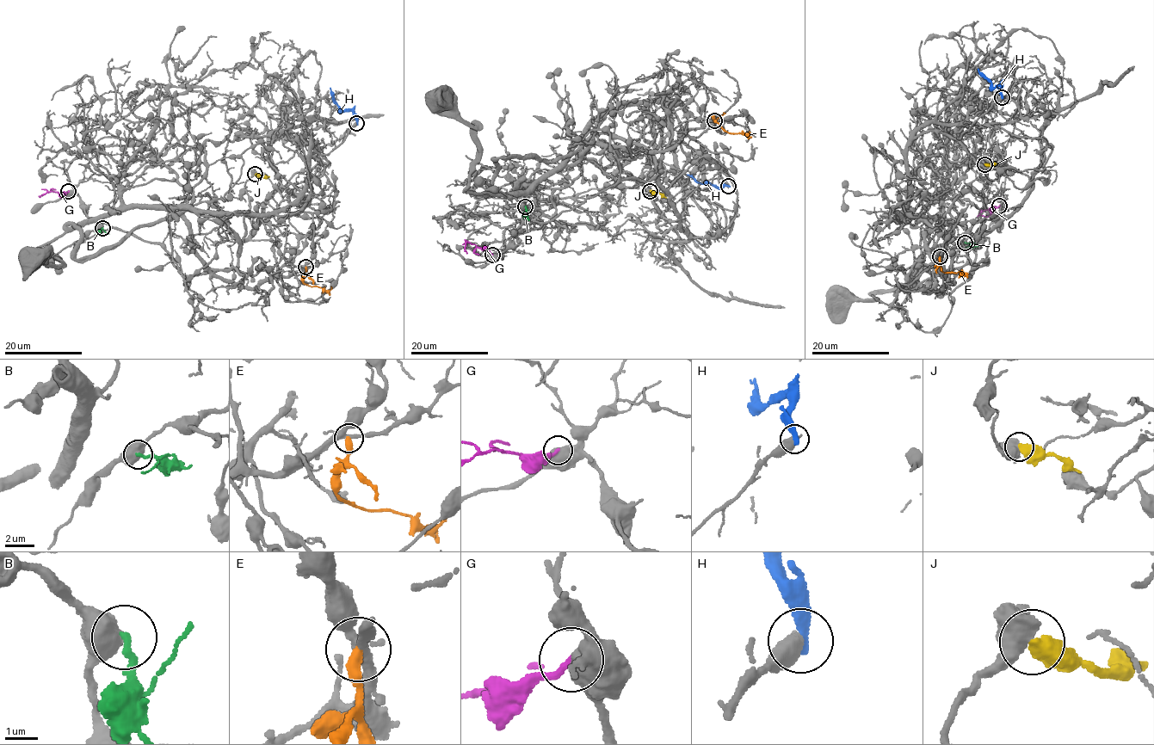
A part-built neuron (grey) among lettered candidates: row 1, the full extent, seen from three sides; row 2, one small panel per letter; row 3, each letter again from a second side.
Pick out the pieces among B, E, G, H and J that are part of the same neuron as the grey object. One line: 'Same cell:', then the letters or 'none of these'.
Same cell: none of these

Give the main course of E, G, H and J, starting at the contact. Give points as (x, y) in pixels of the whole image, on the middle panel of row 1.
E: (713, 120), (716, 120), (728, 132), (748, 132)
G: (492, 255), (468, 242), (465, 245), (467, 253)
H: (729, 185), (701, 184), (687, 175)
J: (650, 191), (666, 197)

